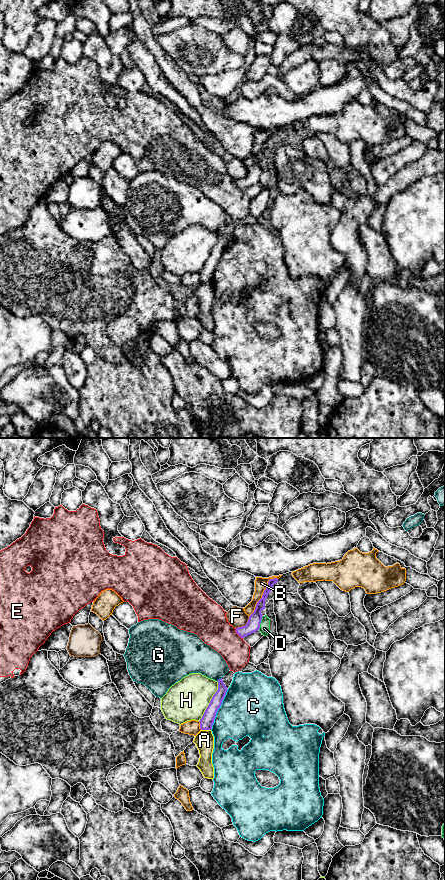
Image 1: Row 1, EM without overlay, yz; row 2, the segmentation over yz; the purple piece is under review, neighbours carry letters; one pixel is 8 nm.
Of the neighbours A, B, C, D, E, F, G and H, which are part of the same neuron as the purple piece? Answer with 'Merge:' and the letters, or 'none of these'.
Merge: none of these

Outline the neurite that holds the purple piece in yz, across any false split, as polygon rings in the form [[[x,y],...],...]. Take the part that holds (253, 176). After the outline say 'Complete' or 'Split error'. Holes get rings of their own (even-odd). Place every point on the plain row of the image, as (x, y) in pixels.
[[[277,130],[270,131],[268,137],[263,144],[262,150],[257,154],[254,164],[249,168],[248,174],[245,178],[236,180],[236,185],[244,190],[260,180],[260,175],[262,172],[261,163],[265,161],[265,152],[268,149],[269,144],[271,143],[273,137],[278,134]]]. Complete

